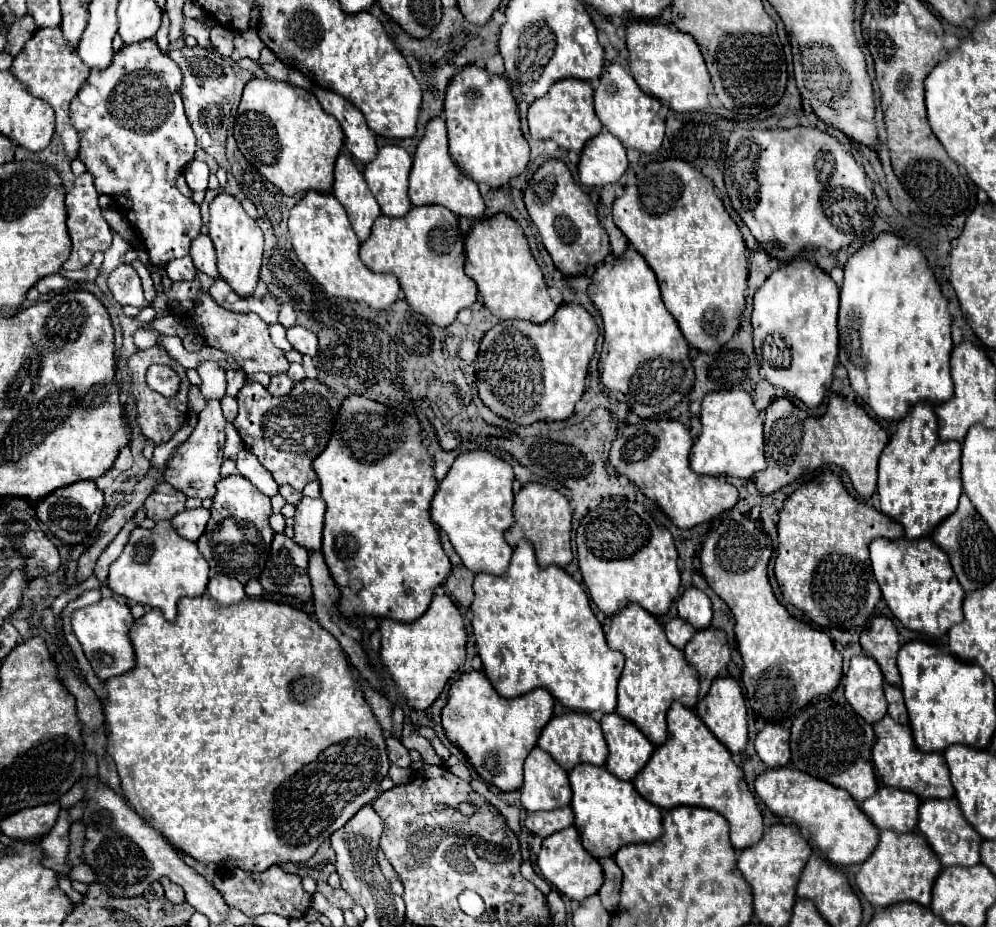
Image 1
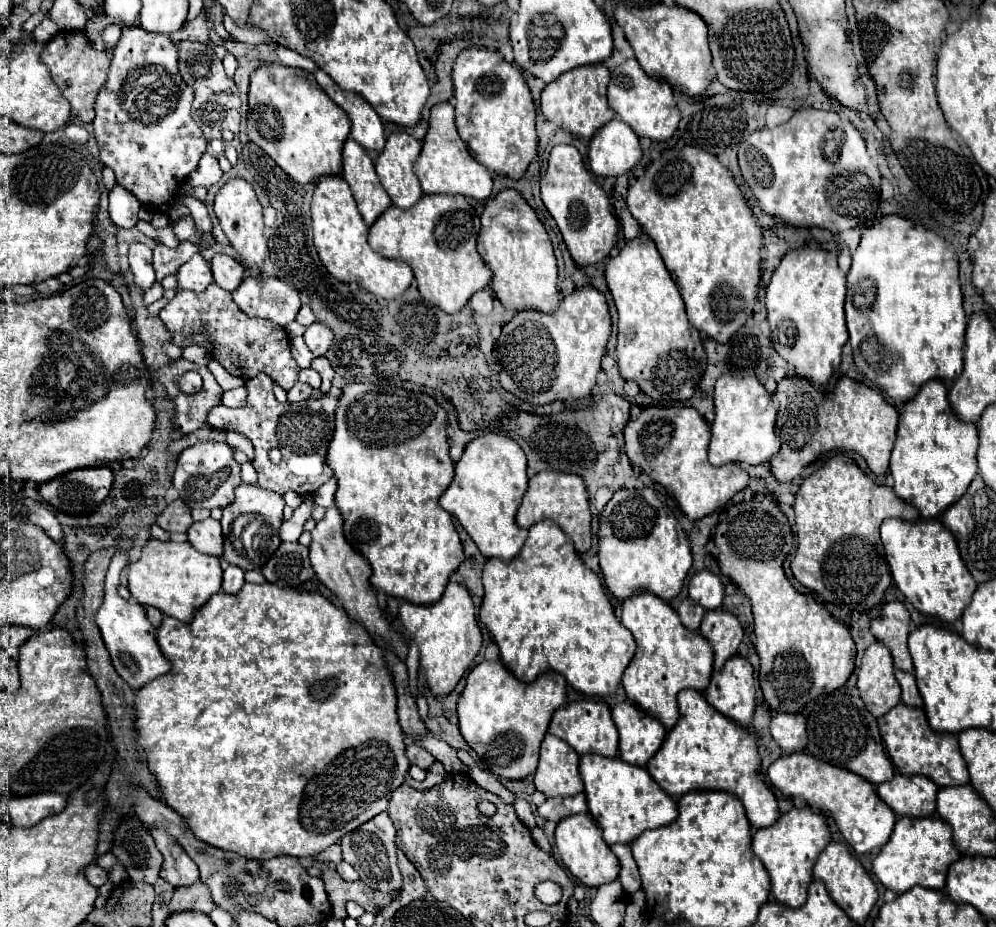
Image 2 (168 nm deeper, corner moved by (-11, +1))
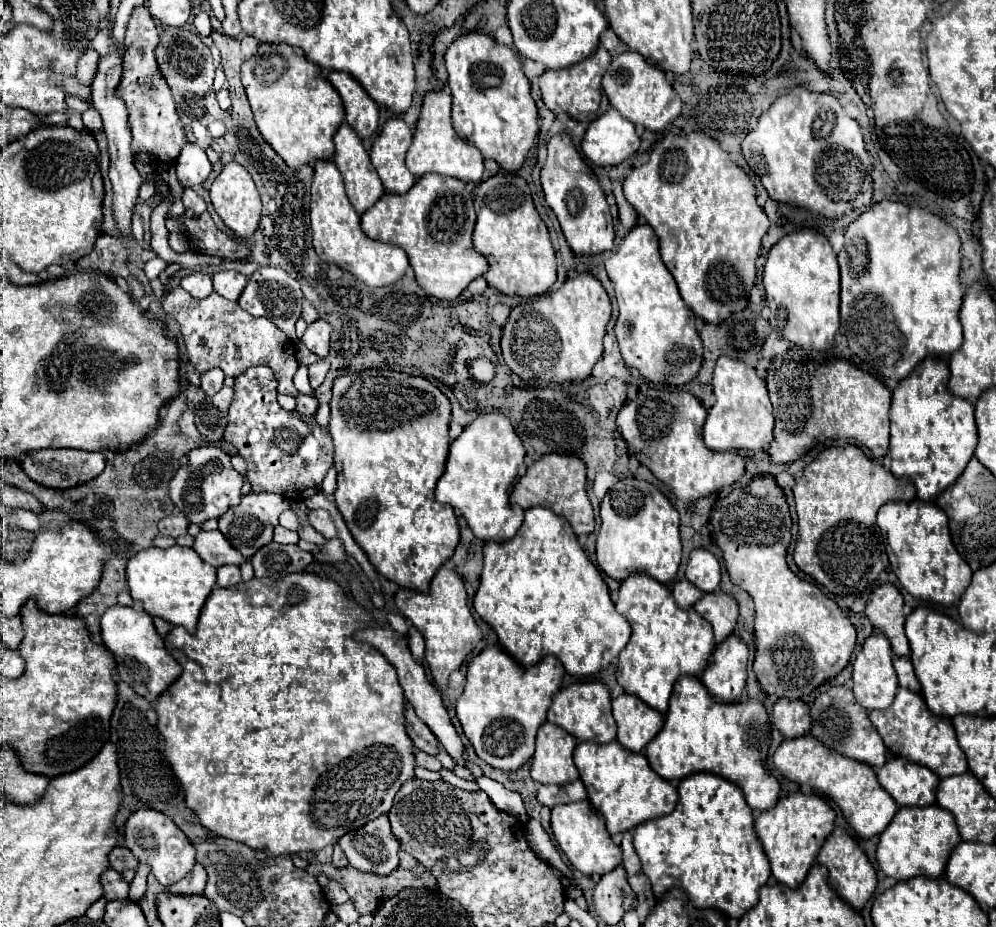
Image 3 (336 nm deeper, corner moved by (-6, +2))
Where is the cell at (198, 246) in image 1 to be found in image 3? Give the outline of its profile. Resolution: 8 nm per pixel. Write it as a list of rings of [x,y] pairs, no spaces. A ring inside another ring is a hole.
[[[220,270],[212,276],[212,280],[214,280],[214,290],[228,300],[238,300],[238,296],[246,286],[246,276],[236,270]]]

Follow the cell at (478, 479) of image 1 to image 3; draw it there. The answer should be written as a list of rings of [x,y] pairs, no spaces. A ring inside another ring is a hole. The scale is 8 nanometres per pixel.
[[[484,414],[450,444],[446,470],[436,486],[436,500],[460,510],[478,540],[506,542],[522,526],[524,512],[510,504],[510,492],[524,472],[524,446],[510,420],[502,414]]]

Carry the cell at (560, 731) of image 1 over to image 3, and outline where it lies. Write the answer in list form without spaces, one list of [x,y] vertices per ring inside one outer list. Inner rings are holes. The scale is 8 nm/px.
[[[578,682],[562,688],[552,700],[552,706],[548,710],[548,722],[572,734],[578,742],[590,740],[596,744],[610,744],[616,740],[616,722],[612,718],[610,692],[602,682]]]

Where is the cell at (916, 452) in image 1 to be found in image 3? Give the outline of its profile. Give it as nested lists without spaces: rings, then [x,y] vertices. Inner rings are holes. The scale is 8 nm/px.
[[[922,362],[906,382],[900,382],[892,394],[892,410],[890,410],[890,472],[896,478],[908,478],[916,486],[916,496],[924,502],[932,502],[942,490],[954,484],[962,470],[968,466],[974,456],[974,448],[978,442],[976,424],[974,424],[974,406],[964,398],[954,398],[946,390],[946,382],[950,378],[948,362]]]

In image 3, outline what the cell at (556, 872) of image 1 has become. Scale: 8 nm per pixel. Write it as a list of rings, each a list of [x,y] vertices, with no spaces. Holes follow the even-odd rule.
[[[588,800],[554,806],[552,808],[552,834],[554,834],[560,850],[568,858],[568,862],[586,876],[604,876],[622,862],[620,860],[622,852],[618,850],[618,846],[614,846],[612,838],[606,830],[604,818],[598,812],[594,812],[594,808],[590,806]]]

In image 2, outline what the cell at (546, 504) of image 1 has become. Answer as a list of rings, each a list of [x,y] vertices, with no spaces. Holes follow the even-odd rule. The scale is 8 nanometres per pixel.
[[[541,471],[529,479],[529,489],[523,497],[523,503],[517,511],[517,525],[529,529],[541,519],[555,521],[575,543],[579,553],[585,553],[591,547],[591,511],[589,495],[581,475],[565,471]]]

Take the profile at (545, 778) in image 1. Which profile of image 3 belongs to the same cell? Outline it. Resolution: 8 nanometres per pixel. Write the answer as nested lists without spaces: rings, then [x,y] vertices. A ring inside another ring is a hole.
[[[542,724],[536,736],[536,752],[530,766],[530,776],[540,784],[568,784],[578,780],[578,770],[572,762],[576,740],[554,724]]]

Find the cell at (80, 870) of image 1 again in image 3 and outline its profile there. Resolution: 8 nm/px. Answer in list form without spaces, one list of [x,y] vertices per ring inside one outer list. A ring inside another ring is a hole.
[[[116,846],[116,848],[110,852],[108,860],[110,860],[110,868],[114,868],[116,872],[132,870],[132,868],[138,864],[138,860],[134,858],[134,854],[132,854],[128,848],[124,848],[124,846]]]

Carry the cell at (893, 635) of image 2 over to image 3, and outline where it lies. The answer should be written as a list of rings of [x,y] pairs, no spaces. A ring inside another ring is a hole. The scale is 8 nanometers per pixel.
[[[892,584],[878,586],[868,604],[866,604],[866,616],[870,624],[882,632],[892,646],[892,652],[896,656],[908,656],[908,640],[904,634],[904,614],[902,614],[902,594]]]

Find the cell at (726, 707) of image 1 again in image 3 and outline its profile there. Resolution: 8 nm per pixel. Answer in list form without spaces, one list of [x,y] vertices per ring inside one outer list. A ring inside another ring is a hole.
[[[734,634],[718,644],[700,678],[708,694],[718,702],[742,700],[746,688],[746,662],[748,646]]]

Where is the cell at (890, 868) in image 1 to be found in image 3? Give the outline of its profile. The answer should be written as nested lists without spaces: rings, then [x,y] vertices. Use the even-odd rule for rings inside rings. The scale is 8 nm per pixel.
[[[940,806],[926,808],[898,808],[896,818],[886,826],[880,834],[880,842],[876,848],[876,860],[884,876],[894,878],[896,882],[910,880],[914,876],[928,876],[932,880],[940,878],[946,870],[946,862],[952,850],[960,844],[960,834],[954,822],[954,816]]]

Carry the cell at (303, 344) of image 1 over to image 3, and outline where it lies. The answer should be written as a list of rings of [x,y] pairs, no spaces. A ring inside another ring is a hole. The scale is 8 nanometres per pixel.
[[[316,320],[308,324],[302,336],[302,342],[308,350],[316,352],[318,356],[326,356],[330,348],[330,332],[332,332],[332,326],[326,320]]]

